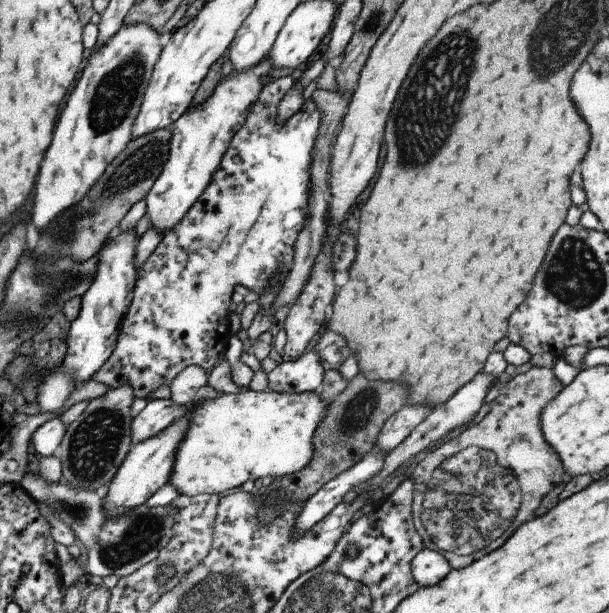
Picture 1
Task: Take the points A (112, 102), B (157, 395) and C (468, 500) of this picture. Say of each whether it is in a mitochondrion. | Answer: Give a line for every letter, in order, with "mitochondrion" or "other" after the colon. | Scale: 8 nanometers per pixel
A: mitochondrion
B: other
C: mitochondrion

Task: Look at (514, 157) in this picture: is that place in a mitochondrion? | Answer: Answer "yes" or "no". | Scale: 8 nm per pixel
no

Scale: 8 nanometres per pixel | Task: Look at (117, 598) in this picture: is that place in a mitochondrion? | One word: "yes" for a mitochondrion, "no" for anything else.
no

